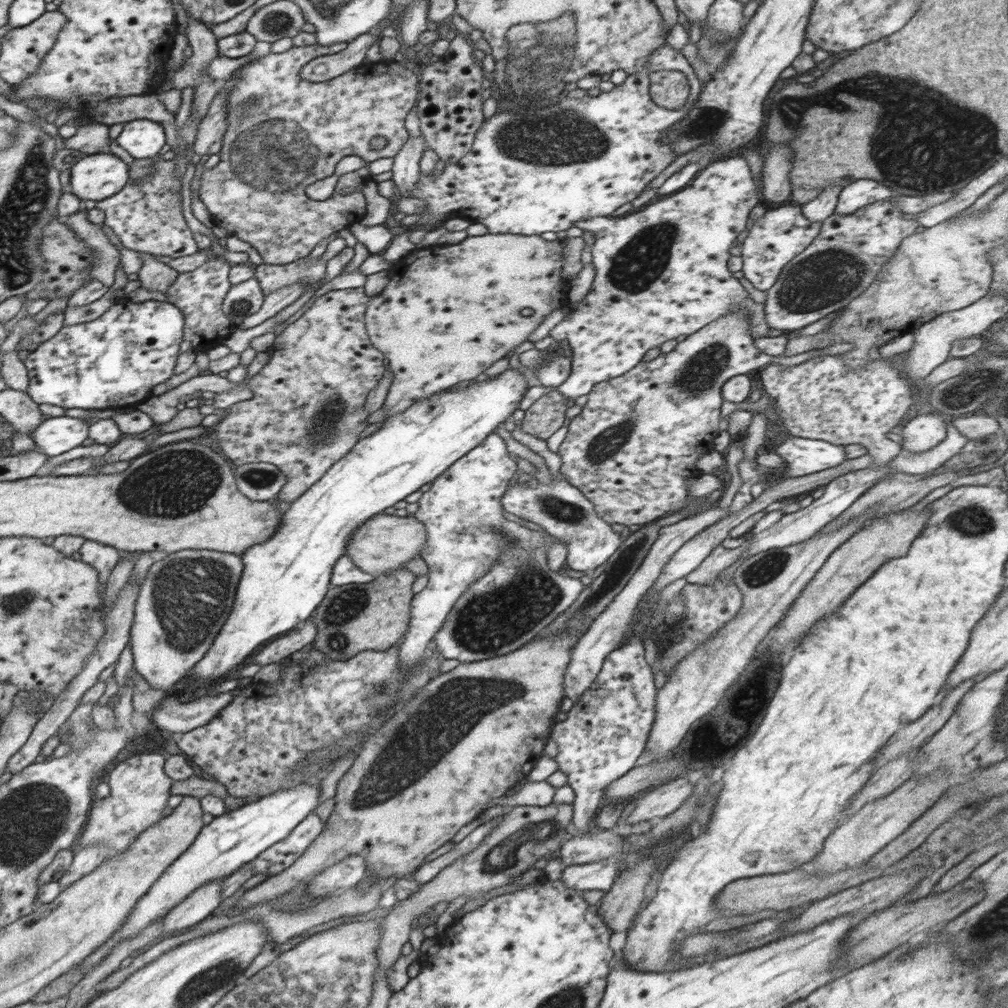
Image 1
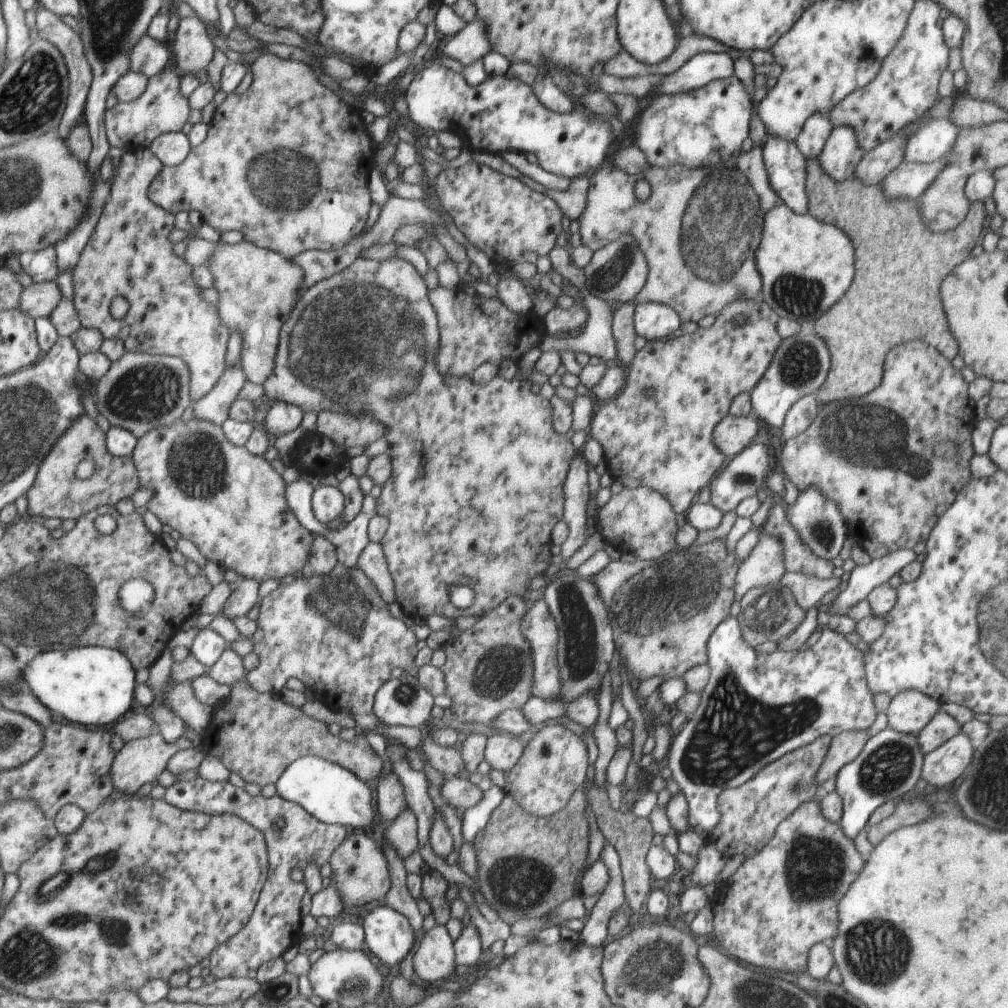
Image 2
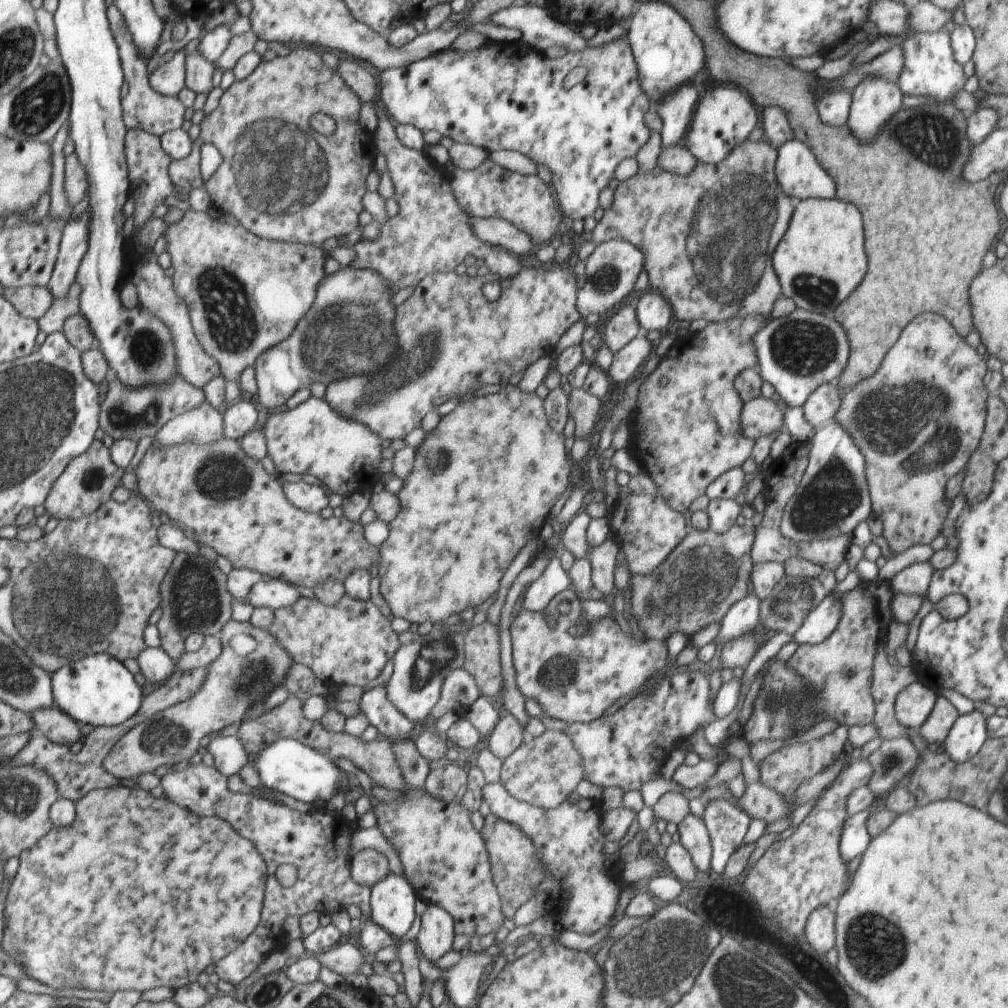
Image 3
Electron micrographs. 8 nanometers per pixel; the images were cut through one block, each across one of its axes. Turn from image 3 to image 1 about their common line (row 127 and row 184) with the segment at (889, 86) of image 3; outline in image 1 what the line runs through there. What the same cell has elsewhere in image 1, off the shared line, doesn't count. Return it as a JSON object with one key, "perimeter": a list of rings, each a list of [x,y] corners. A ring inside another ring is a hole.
{"perimeter":[[[863,178],[852,183],[845,184],[840,192],[839,200],[836,202],[834,213],[844,215],[850,214],[862,207],[868,206],[873,202],[890,199],[896,194],[876,180]]]}

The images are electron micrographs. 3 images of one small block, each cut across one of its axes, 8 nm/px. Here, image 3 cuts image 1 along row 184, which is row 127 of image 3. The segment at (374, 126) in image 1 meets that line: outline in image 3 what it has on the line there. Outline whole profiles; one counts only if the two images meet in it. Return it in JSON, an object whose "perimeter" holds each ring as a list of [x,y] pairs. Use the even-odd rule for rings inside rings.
{"perimeter":[[[300,48],[289,53],[270,62],[262,61],[245,80],[234,80],[224,91],[218,108],[202,120],[200,137],[194,140],[190,155],[172,160],[168,174],[176,188],[187,192],[204,188],[224,216],[242,216],[237,219],[241,226],[252,233],[262,232],[259,236],[269,240],[278,238],[278,234],[282,236],[282,226],[276,224],[276,218],[266,214],[280,216],[298,212],[294,216],[296,228],[292,240],[321,246],[330,238],[348,236],[358,228],[360,212],[364,210],[362,197],[367,192],[366,179],[374,170],[377,152],[374,134],[360,126],[362,102],[358,94],[343,82],[335,70],[323,64],[320,53]],[[204,144],[214,144],[222,155],[222,164],[207,182],[202,179],[200,169]]]}

